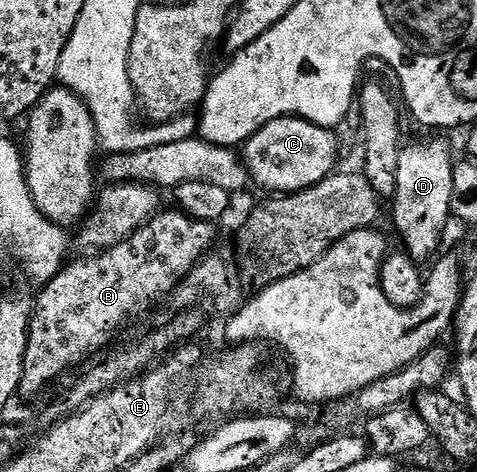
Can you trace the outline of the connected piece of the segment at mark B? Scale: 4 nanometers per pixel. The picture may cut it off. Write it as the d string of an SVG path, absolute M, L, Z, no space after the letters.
M161 209L143 223L126 241L108 247L104 251L85 254L85 259L65 262L58 274L43 284L44 287L34 299L32 324L28 326L28 344L24 376L20 382L19 394L36 395L44 391L55 379L60 379L71 367L76 367L87 355L104 347L135 315L155 305L159 299L173 294L187 279L193 267L209 254L216 239L217 224L198 221L179 209Z

